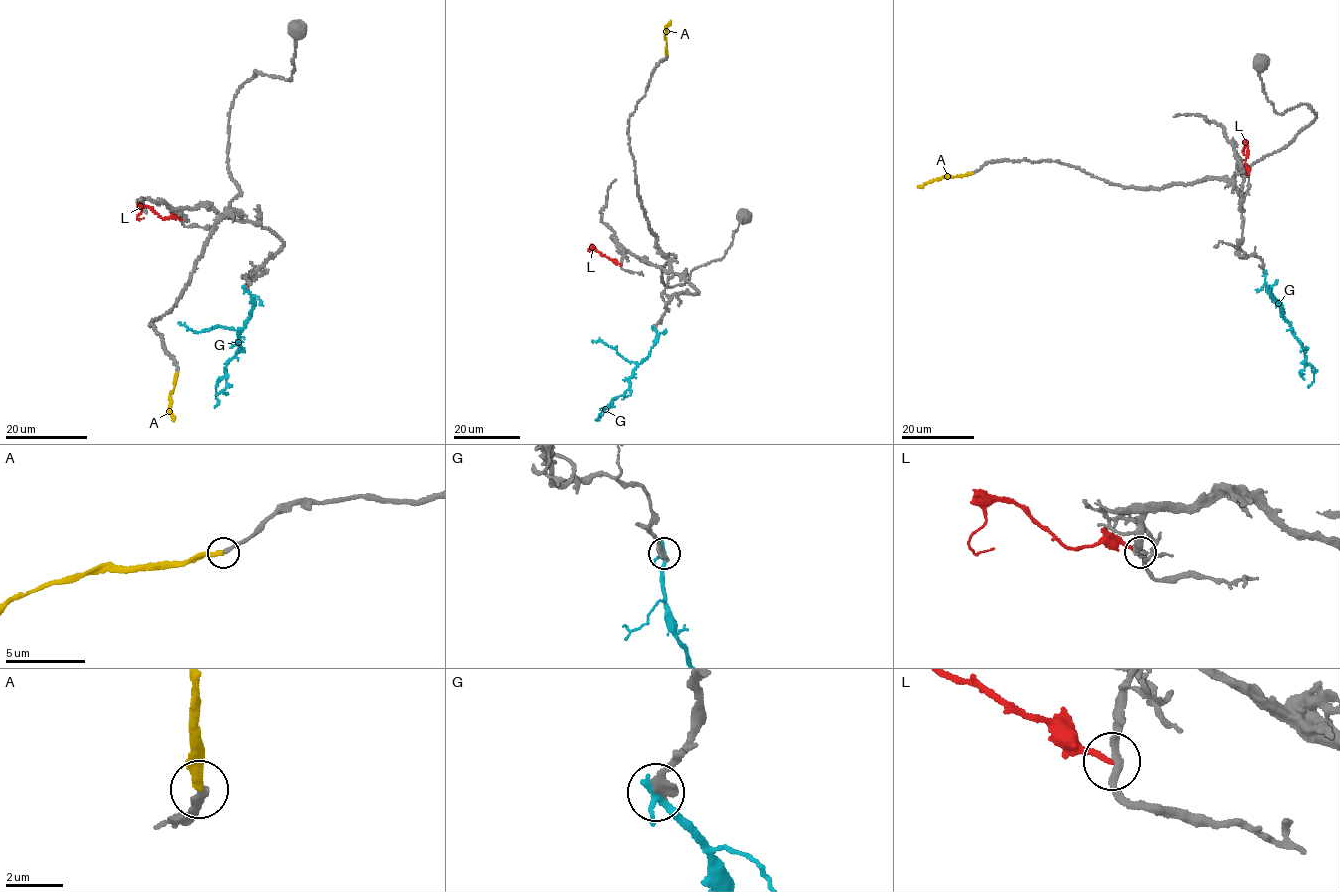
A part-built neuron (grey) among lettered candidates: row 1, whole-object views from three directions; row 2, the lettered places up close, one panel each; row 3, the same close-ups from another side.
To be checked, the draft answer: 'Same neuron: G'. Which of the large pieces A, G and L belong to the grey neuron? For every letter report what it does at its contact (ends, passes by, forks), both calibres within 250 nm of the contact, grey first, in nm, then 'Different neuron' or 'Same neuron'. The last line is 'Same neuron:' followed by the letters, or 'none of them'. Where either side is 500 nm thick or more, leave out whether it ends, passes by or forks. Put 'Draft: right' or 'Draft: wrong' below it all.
A: It ends there. Thickness 280 nm (grey) against 280 nm. Different neuron
G: It ends there. Thickness 440 nm (grey) against 320 nm. Different neuron
L: It ends there. Thickness 240 nm (grey) against 200 nm. Different neuron
Same neuron: none of them
Draft: wrong

